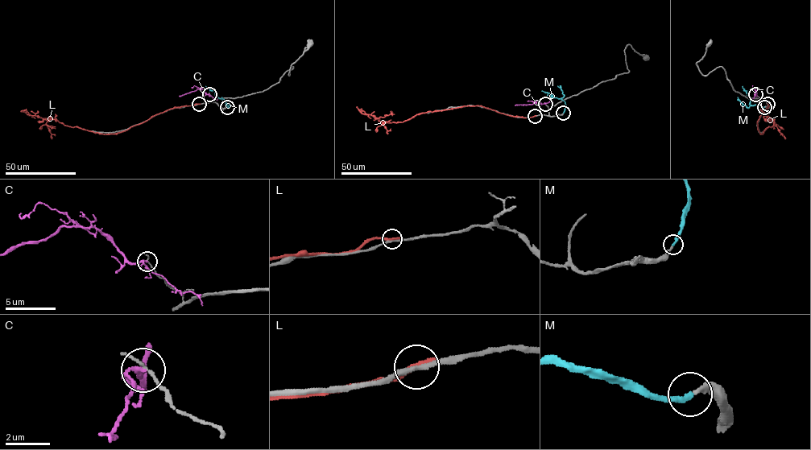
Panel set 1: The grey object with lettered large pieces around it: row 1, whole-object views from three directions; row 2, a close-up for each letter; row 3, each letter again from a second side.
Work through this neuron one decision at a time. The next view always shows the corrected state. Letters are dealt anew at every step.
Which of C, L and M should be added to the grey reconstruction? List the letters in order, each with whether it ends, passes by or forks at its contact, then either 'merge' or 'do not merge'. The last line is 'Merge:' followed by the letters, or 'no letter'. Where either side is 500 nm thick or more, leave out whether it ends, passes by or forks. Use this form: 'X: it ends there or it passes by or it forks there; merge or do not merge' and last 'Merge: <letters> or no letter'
C: it forks there; do not merge
L: it ends there; do not merge
M: it ends there; merge
Merge: M

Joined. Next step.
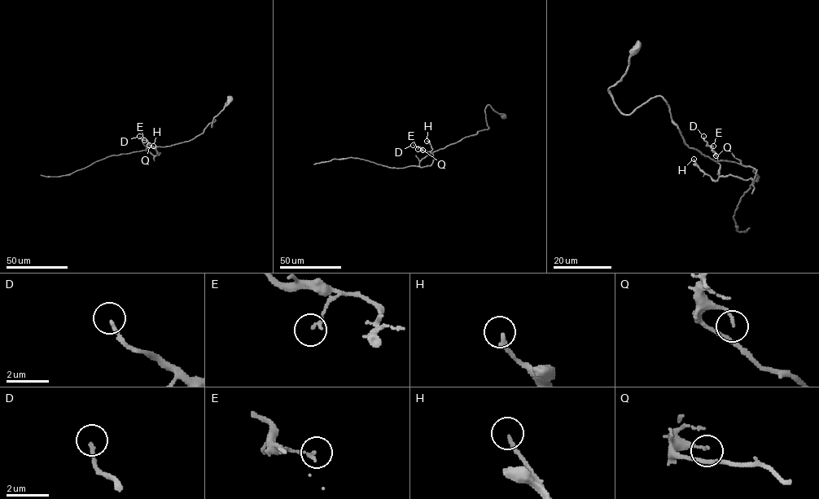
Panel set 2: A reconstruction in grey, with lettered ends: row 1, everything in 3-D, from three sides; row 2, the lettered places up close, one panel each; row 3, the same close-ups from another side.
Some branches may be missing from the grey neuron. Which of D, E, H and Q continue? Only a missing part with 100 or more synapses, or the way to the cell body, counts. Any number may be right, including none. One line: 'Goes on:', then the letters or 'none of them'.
Goes on: none of them

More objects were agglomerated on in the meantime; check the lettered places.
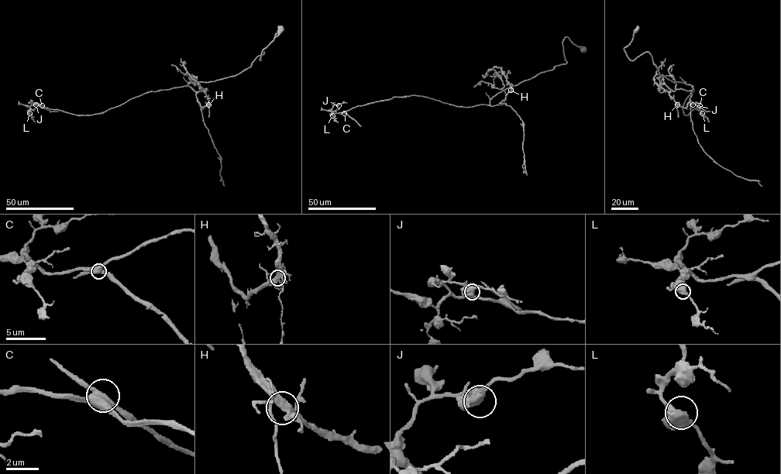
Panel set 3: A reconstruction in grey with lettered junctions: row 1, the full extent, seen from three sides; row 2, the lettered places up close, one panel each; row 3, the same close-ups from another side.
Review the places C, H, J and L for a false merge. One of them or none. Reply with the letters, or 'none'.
C

